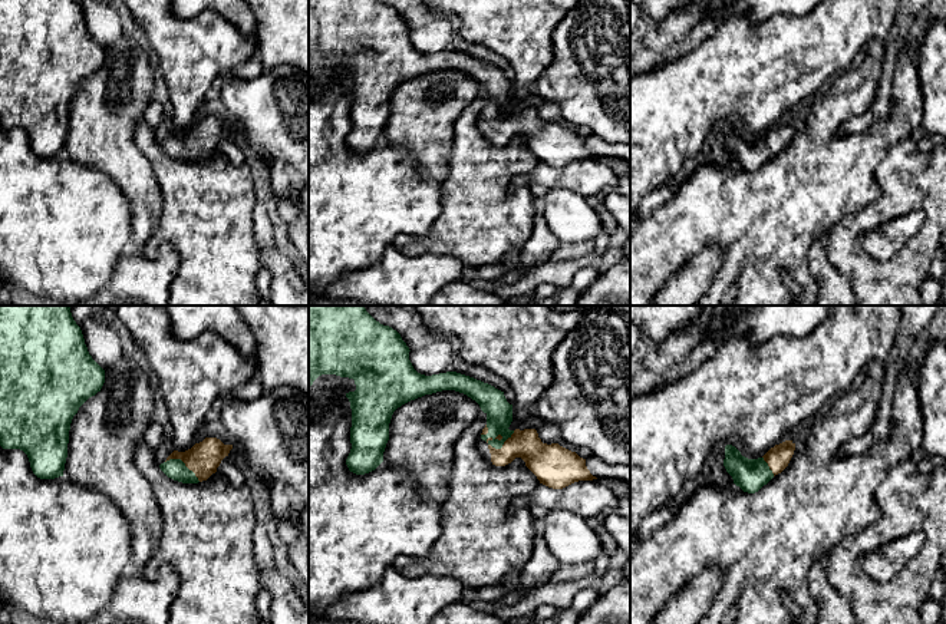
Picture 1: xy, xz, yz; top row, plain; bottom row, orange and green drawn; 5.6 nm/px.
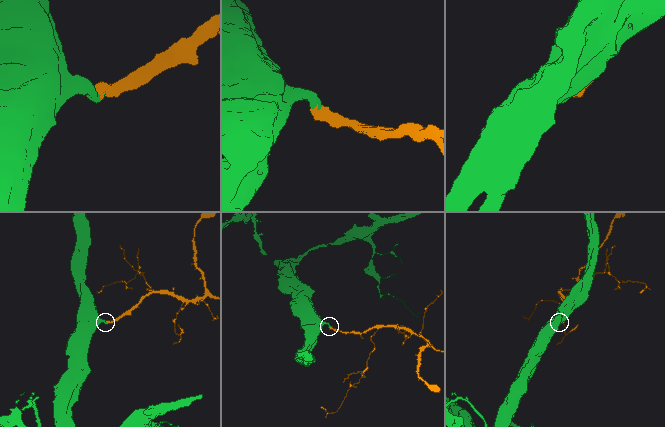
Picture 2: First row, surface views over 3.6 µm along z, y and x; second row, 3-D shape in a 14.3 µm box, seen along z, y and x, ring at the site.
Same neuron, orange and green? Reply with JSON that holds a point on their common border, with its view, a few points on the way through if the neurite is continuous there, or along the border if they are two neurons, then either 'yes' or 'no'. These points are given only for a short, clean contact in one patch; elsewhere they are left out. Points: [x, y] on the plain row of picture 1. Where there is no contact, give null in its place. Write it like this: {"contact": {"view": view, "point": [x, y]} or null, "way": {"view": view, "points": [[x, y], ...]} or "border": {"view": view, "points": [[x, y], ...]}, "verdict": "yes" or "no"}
{"contact": {"view": "xz", "point": [503, 125]}, "way": {"view": "xz", "points": [[544, 139], [528, 125], [503, 125], [498, 112], [498, 89]]}, "verdict": "yes"}

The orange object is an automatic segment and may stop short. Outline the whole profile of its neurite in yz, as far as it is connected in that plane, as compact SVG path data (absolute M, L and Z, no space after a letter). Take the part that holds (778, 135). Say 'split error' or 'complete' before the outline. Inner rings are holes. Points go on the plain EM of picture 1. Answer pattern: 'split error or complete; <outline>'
split error; M785 119L771 126L762 136L748 138L735 125L726 123L723 145L736 165L755 172L788 145L794 129L795 122Z

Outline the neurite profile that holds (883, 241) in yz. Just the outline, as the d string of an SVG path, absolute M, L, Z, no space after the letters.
M922 211L886 221L864 234L858 241L860 247L867 255L887 261L919 231L923 221Z

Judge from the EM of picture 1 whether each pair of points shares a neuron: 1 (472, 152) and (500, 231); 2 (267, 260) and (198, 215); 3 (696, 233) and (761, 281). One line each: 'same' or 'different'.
1: same
2: different
3: same

